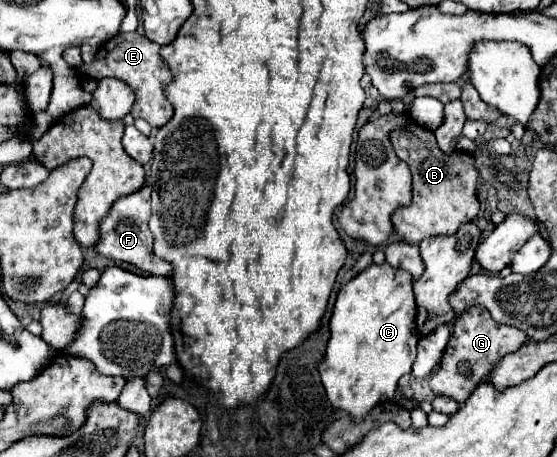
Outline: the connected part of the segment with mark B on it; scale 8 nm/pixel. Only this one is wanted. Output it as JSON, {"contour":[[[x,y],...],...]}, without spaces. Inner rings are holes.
{"contour":[[[409,123],[405,131],[397,131],[391,137],[397,157],[405,161],[413,173],[413,201],[409,207],[401,207],[393,213],[391,221],[395,233],[405,243],[421,243],[433,235],[453,235],[463,223],[471,223],[479,215],[475,157],[465,151],[443,153],[435,141],[431,129],[417,123]]]}

